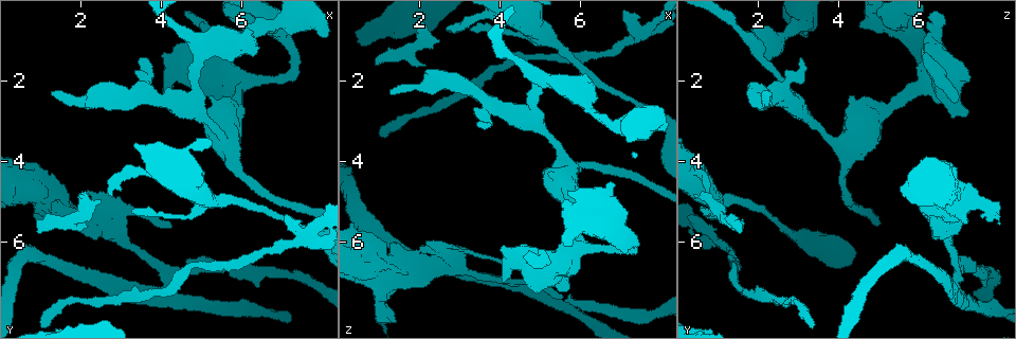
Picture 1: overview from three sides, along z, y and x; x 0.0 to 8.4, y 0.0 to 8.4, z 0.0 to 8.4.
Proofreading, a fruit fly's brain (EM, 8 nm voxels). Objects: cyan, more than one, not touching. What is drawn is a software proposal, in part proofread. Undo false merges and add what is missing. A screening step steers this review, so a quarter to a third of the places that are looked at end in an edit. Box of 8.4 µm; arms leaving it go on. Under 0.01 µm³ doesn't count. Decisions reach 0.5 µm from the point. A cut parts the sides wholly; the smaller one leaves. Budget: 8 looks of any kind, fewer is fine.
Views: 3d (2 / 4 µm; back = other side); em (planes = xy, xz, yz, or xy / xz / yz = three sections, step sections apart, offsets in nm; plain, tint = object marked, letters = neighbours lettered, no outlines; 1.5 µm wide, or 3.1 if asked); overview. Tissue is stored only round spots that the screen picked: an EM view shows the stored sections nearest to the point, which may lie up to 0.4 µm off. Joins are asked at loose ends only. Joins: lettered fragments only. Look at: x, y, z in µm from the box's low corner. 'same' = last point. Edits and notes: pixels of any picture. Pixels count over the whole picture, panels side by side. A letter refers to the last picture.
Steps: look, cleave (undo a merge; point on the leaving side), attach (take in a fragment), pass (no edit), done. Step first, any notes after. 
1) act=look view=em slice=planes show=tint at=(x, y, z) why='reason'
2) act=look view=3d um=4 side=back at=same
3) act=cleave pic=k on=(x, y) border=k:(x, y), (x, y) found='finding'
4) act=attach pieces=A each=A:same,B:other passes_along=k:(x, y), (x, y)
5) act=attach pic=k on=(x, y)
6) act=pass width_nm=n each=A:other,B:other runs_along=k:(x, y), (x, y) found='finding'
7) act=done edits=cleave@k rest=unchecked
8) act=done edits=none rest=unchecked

act=look view=3d um=2 at=(5.05, 0.65, 6.40) why='thick turns thin'

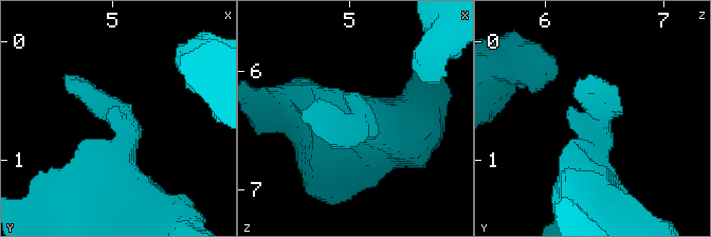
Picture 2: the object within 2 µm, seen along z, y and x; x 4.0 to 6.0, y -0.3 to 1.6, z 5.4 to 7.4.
act=look view=em slice=yz step=4 show=tint at=(5.06, 0.66, 6.40)

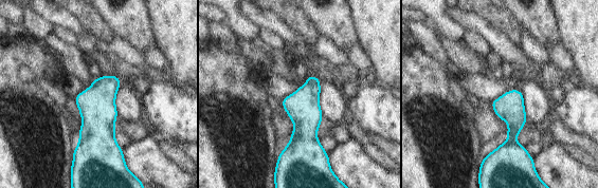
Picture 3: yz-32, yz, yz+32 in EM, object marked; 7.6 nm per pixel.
act=look view=em slice=yz step=4 show=letters at=same why='what lies round it'

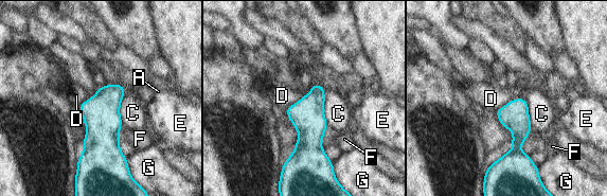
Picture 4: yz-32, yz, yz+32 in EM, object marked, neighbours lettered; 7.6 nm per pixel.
act=pass each=A:other,C:other,D:other,E:other,F:other,G:other border=4:(122, 125), (119, 135) found='one neuron here'

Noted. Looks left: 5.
act=look view=em slice=planes show=tint at=(5.85, 2.80, 4.95) why='sudden change in width'

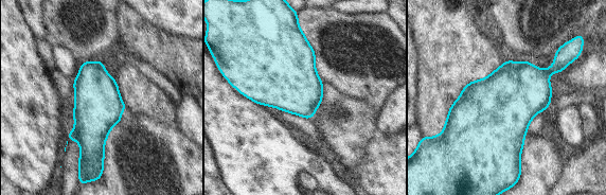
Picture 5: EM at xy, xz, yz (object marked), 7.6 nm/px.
act=look view=em slice=planes show=letters at=same

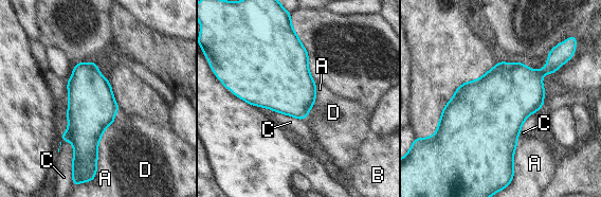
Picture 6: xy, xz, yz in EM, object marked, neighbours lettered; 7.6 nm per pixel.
act=pass width_nm=360 longest_contact=C:400nm each=A:other,B:other,C:other,D:other found='one neuron here'

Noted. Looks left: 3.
act=look view=em slice=planes show=letters at=(2.30, 2.55, 2.05) why='calibre changes'

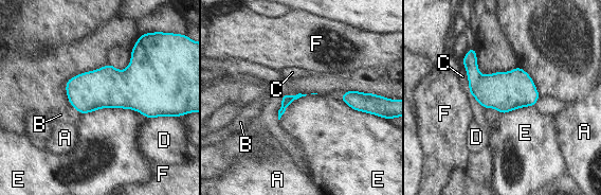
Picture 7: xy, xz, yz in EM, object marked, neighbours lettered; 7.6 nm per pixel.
act=pass longest_contact=E:440nm each=A:other,B:other,C:other,D:other,E:other,F:other found='one neuron here'

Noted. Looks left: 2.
act=look view=em slice=planes show=letters at=(2.10, 5.60, 1.65) why='an open end'

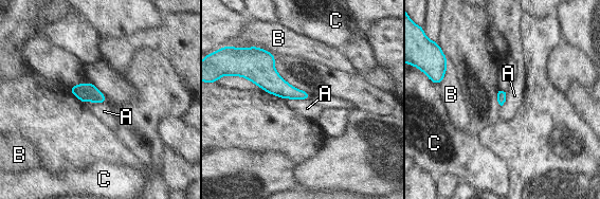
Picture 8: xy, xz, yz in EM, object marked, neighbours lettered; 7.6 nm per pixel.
act=pass each=A:other,B:other,C:other border=8:(309, 98), (286, 100) found='none of them fits'

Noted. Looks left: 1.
act=done edits=none rest=unchecked

